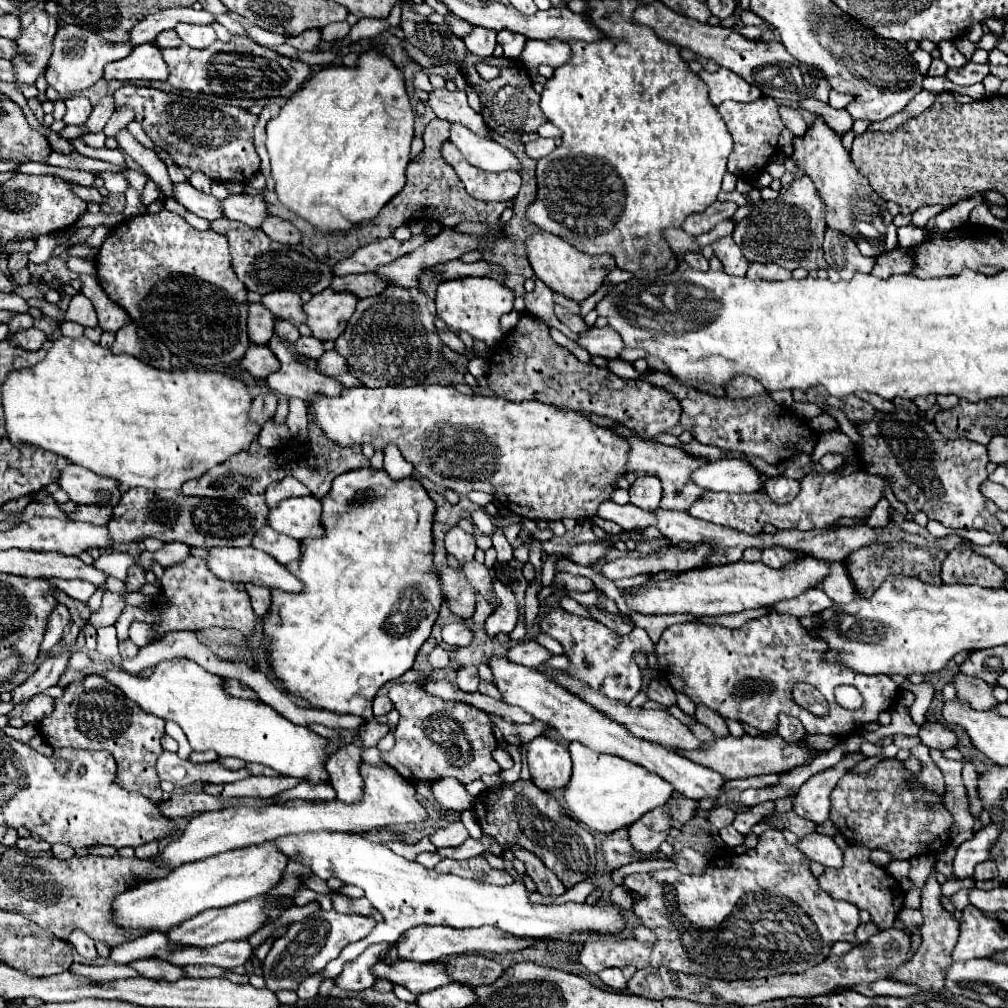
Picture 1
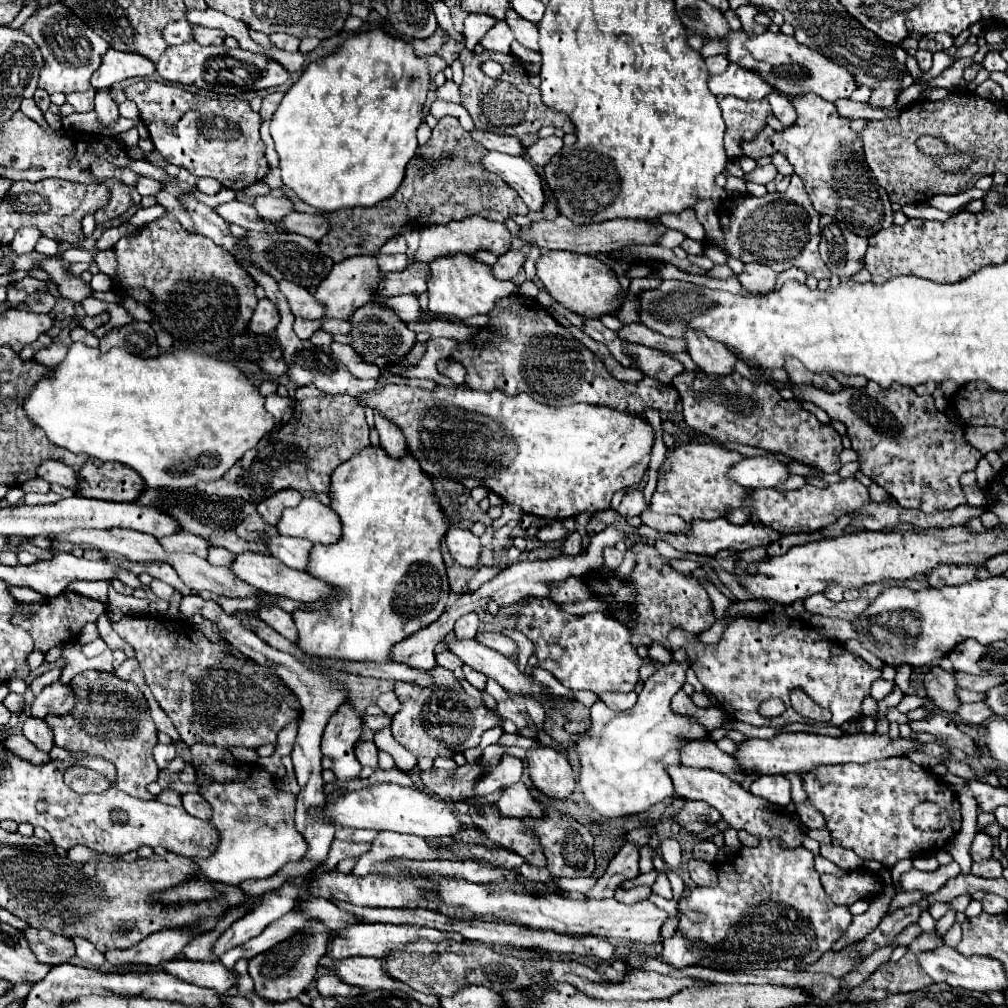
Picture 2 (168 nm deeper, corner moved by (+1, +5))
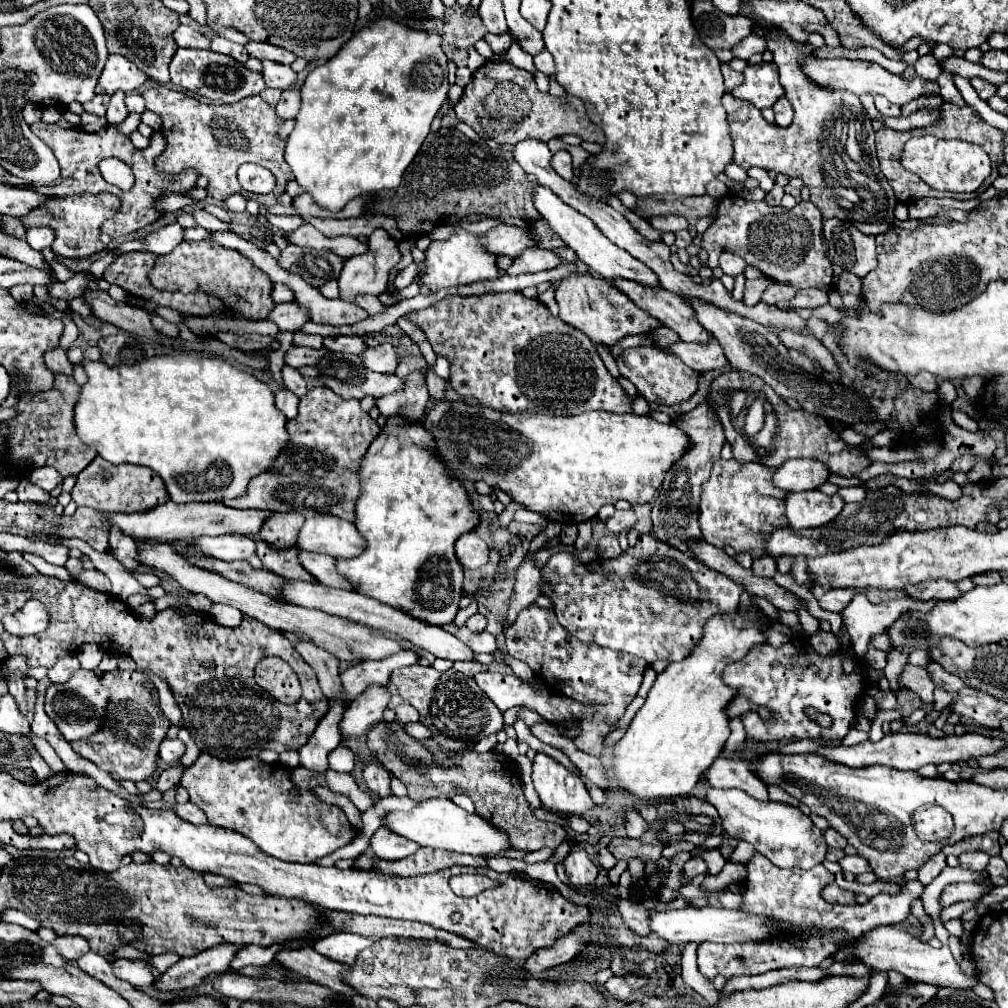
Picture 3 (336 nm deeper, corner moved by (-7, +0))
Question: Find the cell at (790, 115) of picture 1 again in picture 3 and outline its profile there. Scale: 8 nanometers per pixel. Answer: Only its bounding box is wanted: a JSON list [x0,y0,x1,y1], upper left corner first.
[773,96,793,126]

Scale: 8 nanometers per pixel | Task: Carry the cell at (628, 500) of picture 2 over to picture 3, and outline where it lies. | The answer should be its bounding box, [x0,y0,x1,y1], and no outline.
[605,508,637,534]

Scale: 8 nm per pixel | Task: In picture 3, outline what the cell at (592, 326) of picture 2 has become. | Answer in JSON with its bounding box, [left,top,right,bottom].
[617,346,697,404]

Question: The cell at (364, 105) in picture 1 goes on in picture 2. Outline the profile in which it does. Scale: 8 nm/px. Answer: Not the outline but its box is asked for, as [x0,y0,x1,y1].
[271,29,429,211]

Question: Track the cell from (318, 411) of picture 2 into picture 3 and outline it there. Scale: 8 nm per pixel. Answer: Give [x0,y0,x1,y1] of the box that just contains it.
[221,386,381,522]

